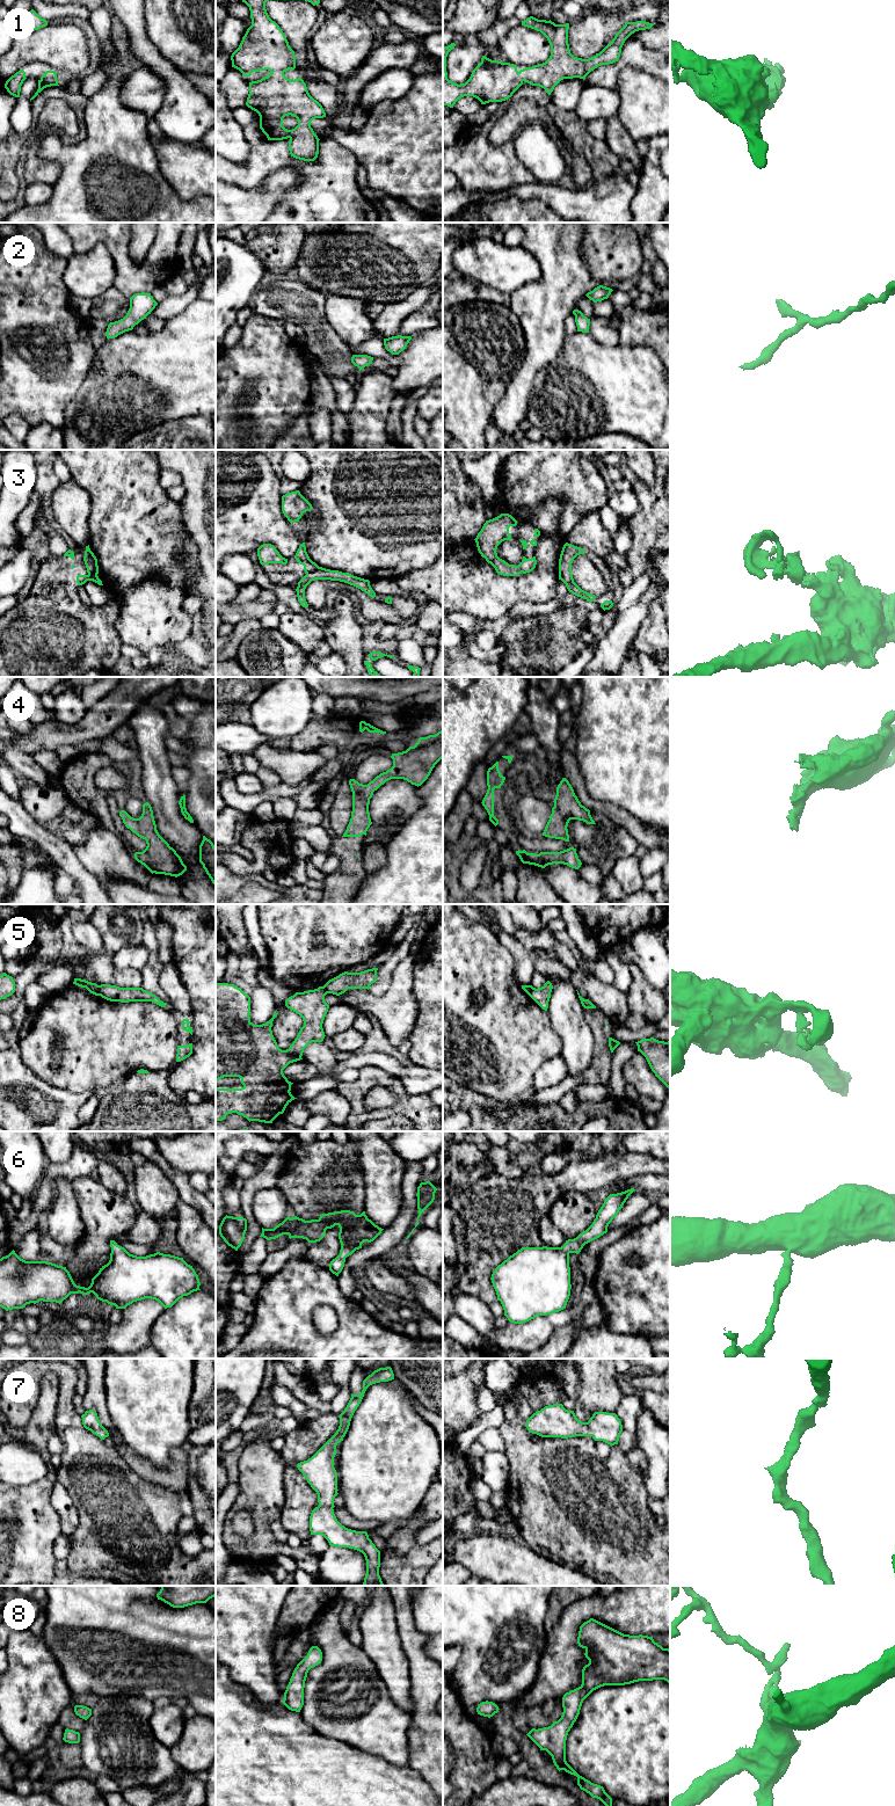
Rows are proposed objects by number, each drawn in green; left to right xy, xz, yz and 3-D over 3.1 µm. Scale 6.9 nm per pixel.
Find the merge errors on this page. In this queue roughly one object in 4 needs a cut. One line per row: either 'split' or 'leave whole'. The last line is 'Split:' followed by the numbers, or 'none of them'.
1: leave whole
2: leave whole
3: split
4: leave whole
5: split
6: leave whole
7: leave whole
8: leave whole
Split: 3, 5

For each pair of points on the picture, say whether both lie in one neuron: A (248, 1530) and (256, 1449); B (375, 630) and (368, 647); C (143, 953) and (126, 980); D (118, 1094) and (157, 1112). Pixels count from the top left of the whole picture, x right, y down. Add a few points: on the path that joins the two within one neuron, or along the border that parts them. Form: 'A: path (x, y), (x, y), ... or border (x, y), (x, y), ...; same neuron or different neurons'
A: border (237, 1510), (250, 1514), (253, 1539); different neurons
B: path (375, 634), (372, 642); same neuron
C: border (113, 954), (113, 963), (118, 969), (139, 970); different neurons
D: path (128, 1104), (136, 1112), (147, 1112); same neuron

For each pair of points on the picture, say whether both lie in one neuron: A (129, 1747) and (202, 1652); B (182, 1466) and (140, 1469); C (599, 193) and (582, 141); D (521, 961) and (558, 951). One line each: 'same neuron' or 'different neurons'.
A: different neurons
B: same neuron
C: different neurons
D: different neurons

